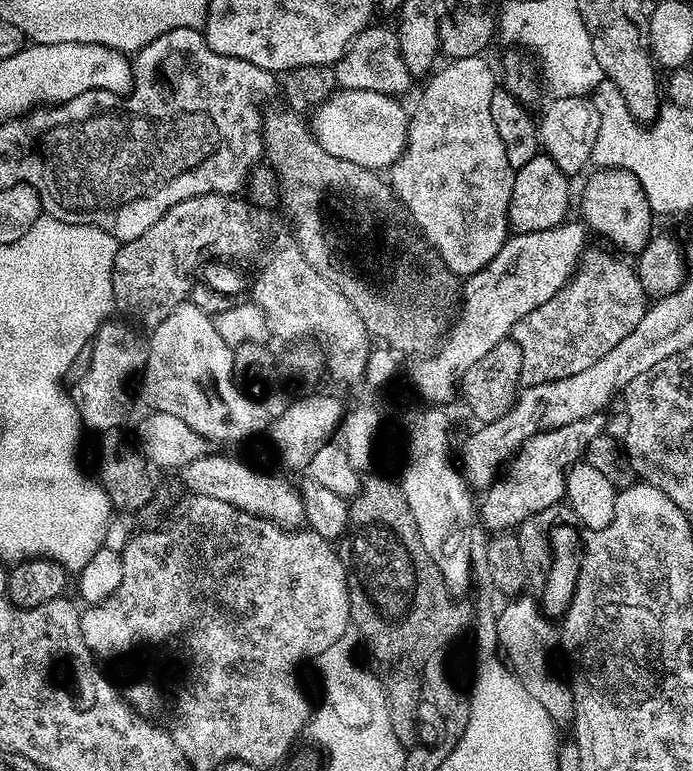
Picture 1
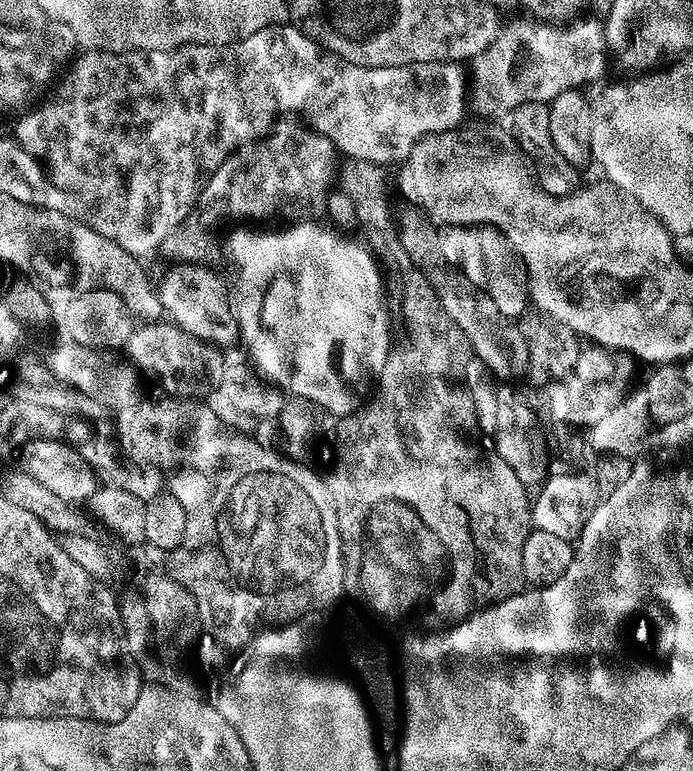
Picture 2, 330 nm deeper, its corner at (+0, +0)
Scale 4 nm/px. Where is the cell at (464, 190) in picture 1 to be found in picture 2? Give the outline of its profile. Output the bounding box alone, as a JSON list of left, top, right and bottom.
[438,224,528,318]

